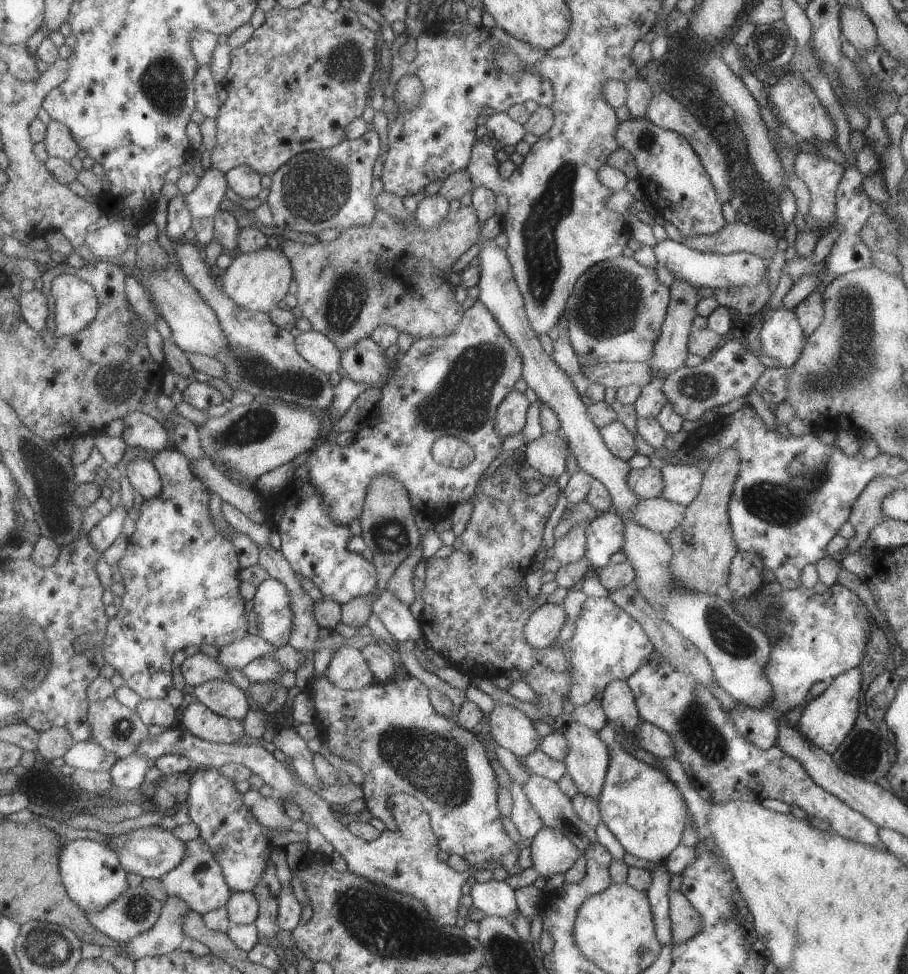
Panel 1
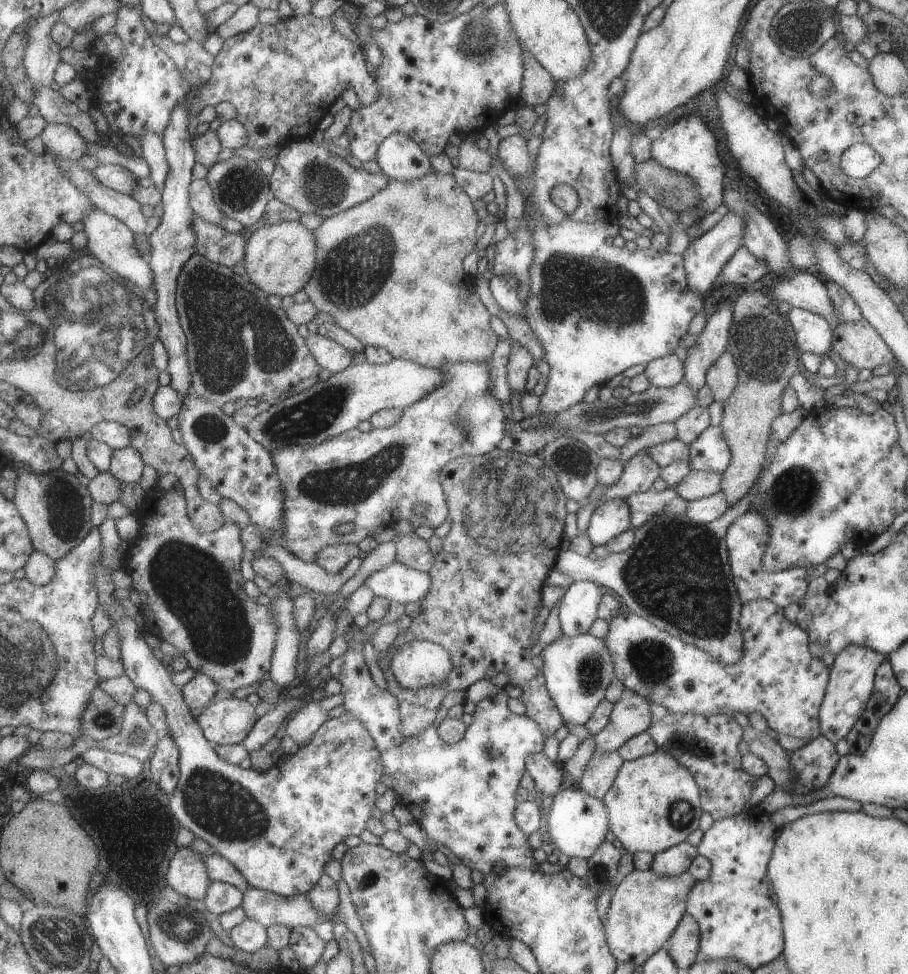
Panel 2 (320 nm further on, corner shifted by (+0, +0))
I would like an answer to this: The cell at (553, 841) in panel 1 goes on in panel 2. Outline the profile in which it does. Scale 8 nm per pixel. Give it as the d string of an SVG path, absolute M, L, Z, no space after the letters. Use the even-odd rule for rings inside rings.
M576 785L567 790L561 790L549 806L548 834L550 834L552 846L558 848L571 859L580 857L589 859L605 839L605 833L609 829L607 808L602 800L597 800L585 794Z

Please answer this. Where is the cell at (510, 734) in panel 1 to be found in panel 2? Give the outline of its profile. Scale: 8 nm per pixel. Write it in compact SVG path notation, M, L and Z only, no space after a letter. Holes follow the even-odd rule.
M544 752L529 754L527 758L528 775L536 784L538 795L555 797L563 786L563 770L561 765L555 764Z

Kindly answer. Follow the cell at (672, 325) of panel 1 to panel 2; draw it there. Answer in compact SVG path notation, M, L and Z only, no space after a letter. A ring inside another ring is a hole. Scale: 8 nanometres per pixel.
M727 210L721 220L705 234L691 240L682 253L683 270L687 282L687 288L699 294L699 298L709 293L714 284L720 282L723 266L733 257L735 250L741 245L743 222L733 210Z

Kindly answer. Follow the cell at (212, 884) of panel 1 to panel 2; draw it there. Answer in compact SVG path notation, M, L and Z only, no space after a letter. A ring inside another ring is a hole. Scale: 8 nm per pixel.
M212 881L204 902L210 912L220 916L241 907L244 899L244 892L238 887L222 881Z

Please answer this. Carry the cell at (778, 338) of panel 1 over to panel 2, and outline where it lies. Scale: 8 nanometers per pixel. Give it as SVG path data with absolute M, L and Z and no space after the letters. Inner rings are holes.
M793 307L785 315L793 330L793 342L800 353L823 355L831 349L832 328L816 313Z

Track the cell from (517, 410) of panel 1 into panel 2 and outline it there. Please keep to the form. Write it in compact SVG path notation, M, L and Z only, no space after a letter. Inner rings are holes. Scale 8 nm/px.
M513 342L512 350L508 366L508 382L513 394L523 396L528 392L527 382L529 382L530 371L536 360L535 356L519 342Z

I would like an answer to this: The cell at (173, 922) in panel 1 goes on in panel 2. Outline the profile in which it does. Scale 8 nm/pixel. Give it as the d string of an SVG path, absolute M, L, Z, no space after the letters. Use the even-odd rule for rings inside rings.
M181 847L167 872L168 886L190 900L205 901L211 882L205 856Z

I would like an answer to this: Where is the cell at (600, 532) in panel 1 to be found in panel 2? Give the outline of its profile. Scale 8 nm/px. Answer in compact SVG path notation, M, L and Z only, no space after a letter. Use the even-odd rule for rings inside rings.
M623 498L605 500L595 508L589 526L587 526L587 537L592 546L607 546L611 538L630 529L630 510Z

